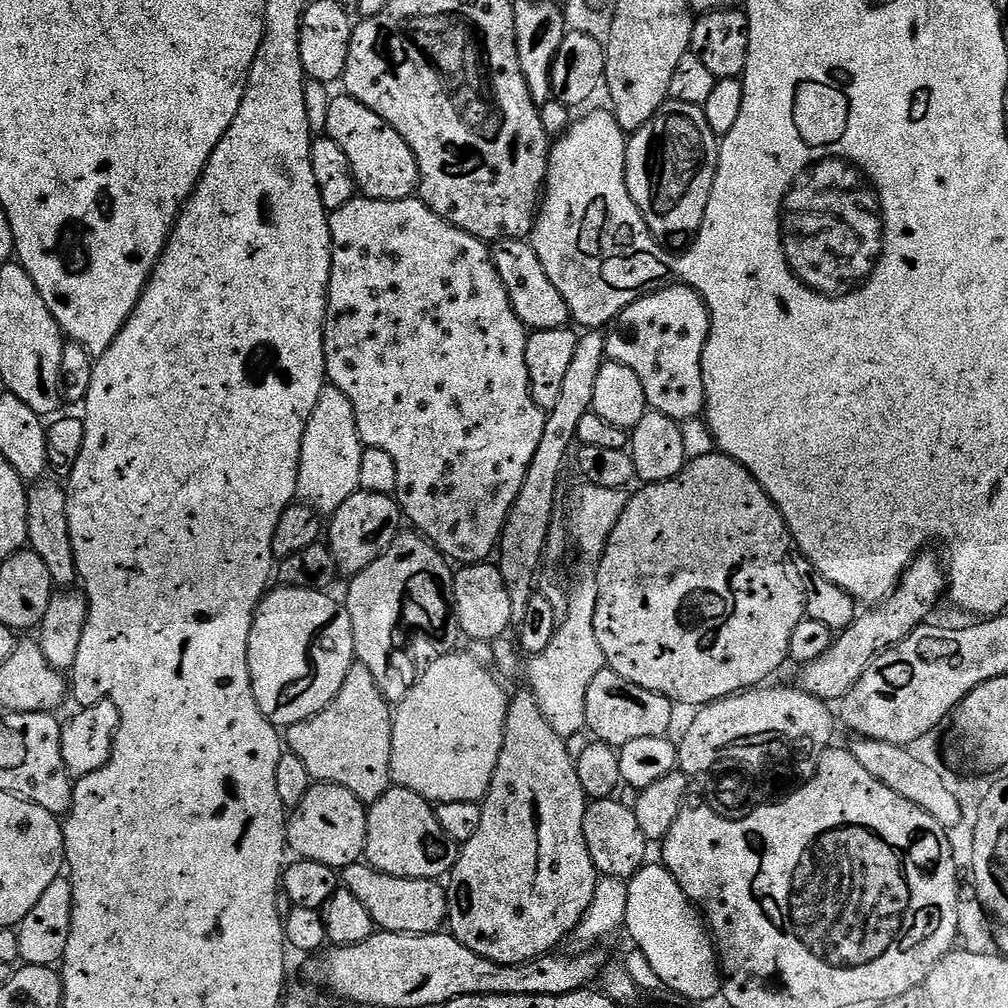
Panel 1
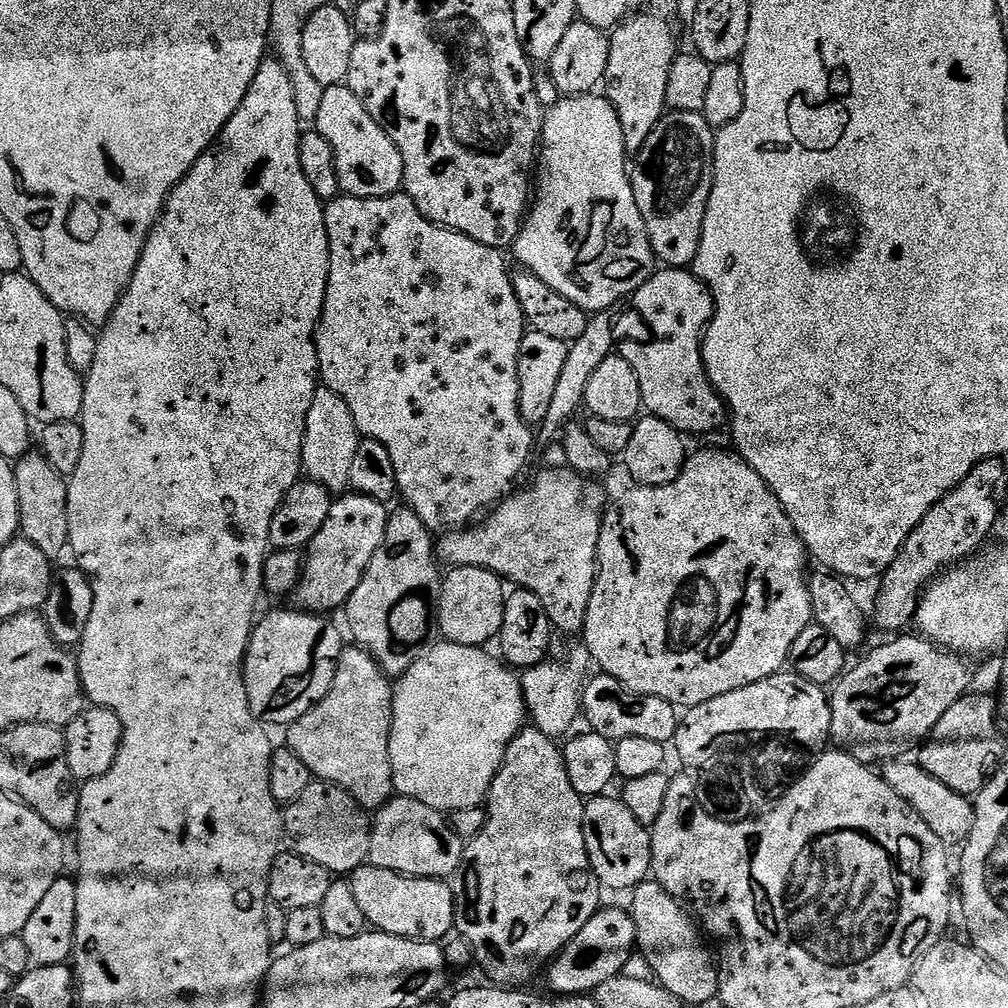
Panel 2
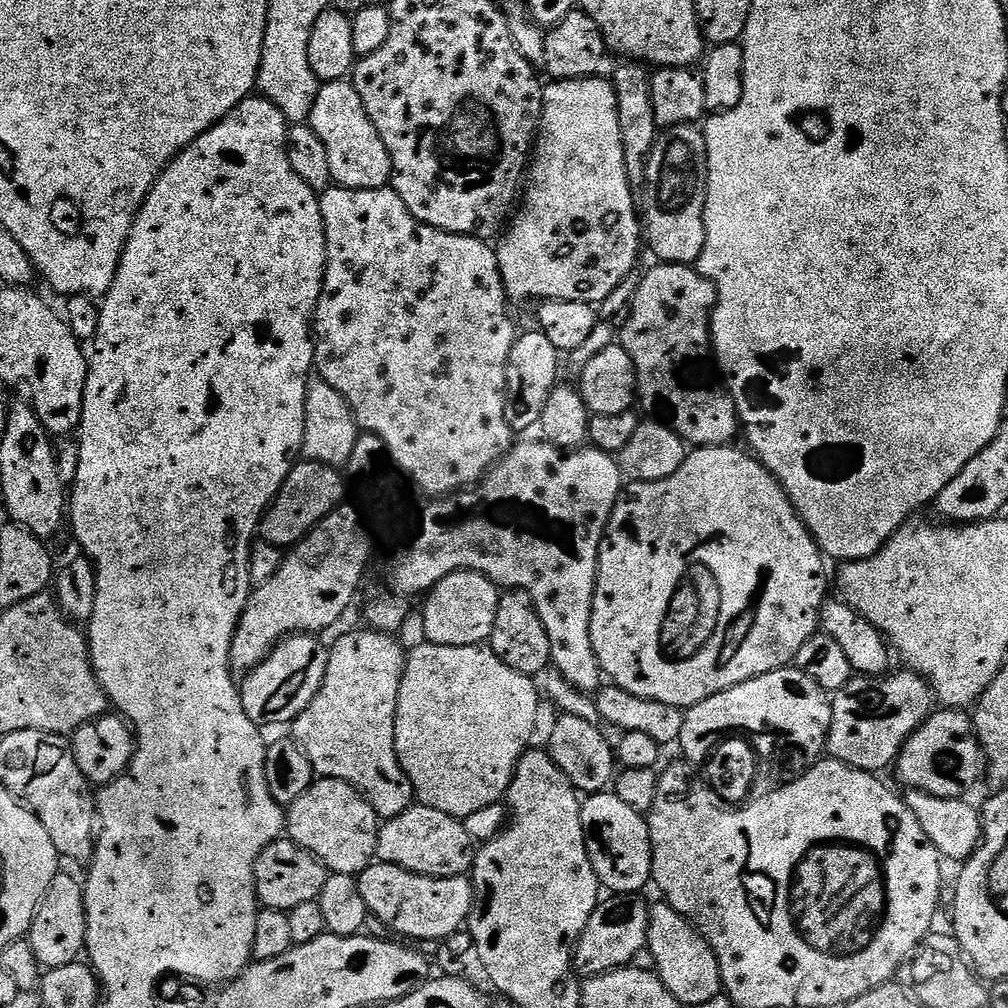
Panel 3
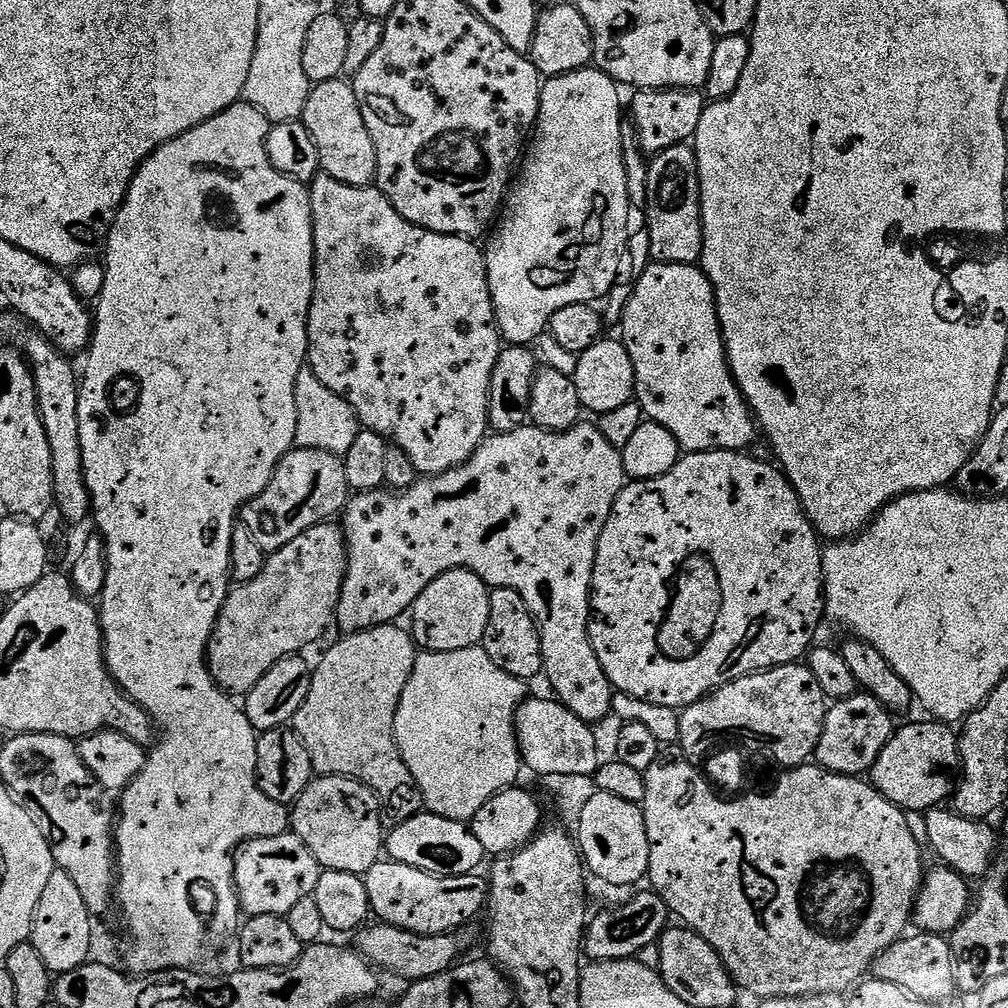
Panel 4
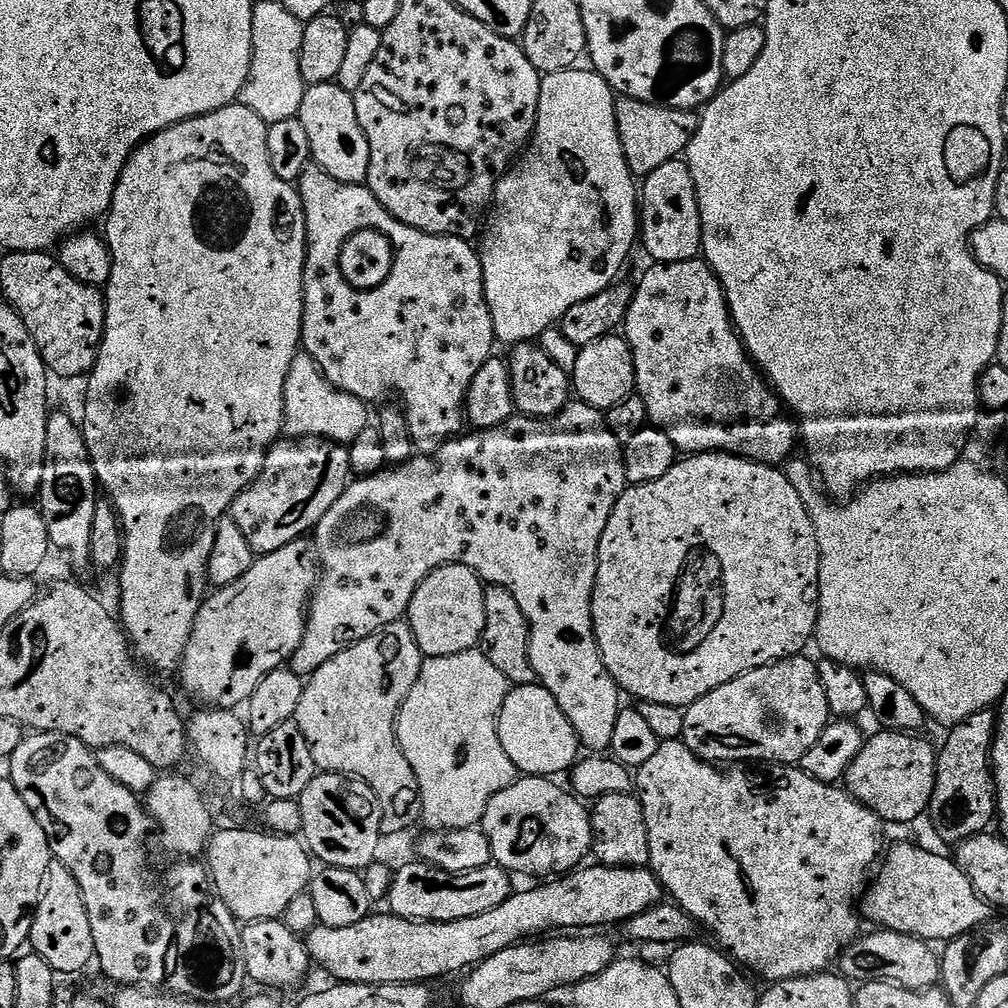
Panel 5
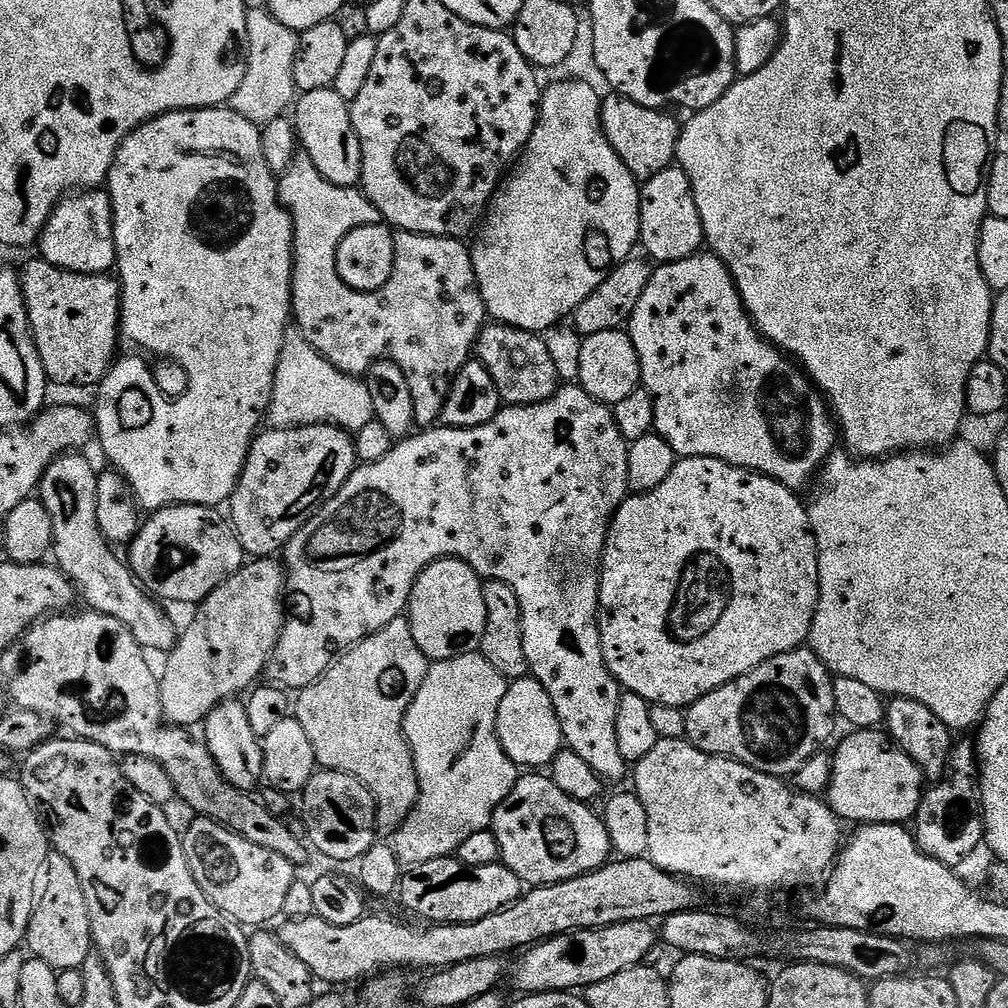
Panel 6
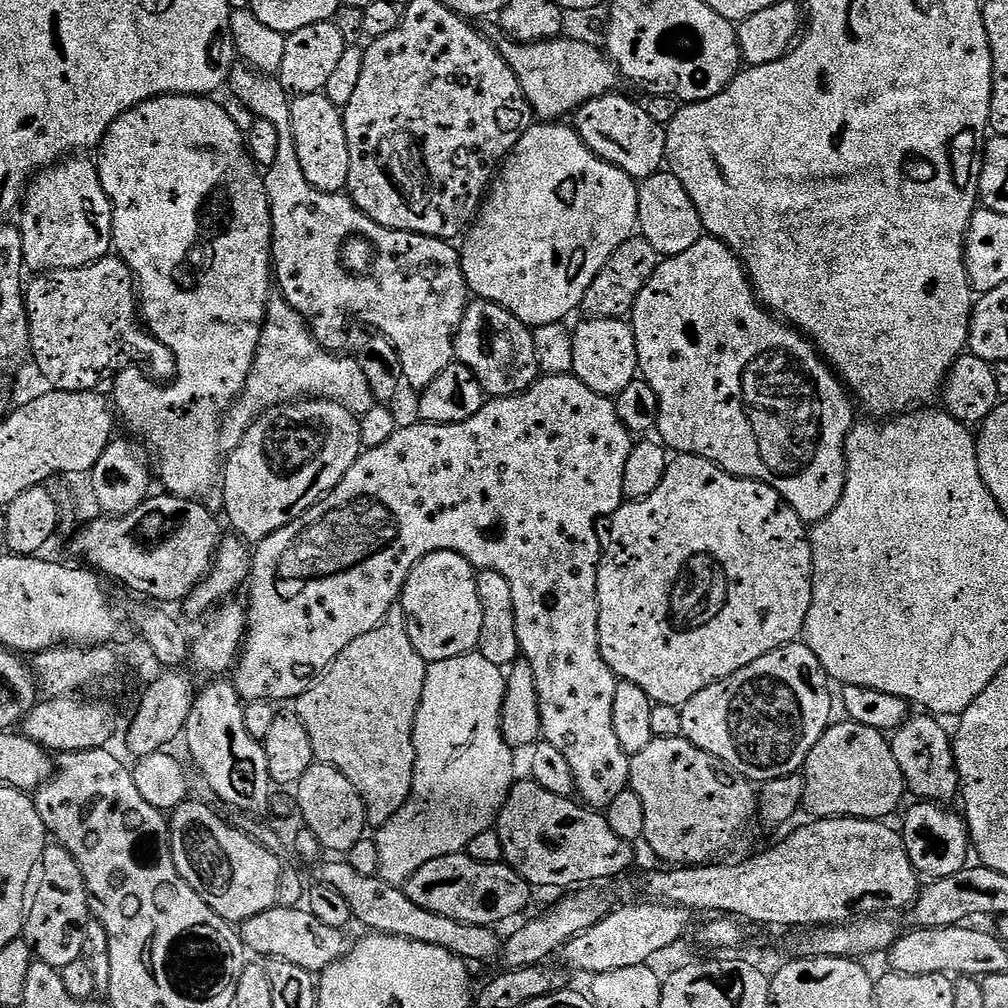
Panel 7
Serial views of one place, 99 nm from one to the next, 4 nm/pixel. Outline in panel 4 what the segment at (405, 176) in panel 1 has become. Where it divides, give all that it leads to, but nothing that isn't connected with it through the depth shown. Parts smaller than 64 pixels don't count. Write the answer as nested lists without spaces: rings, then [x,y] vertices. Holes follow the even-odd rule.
[[[344,78],[315,85],[304,107],[303,122],[318,146],[318,158],[323,172],[346,182],[350,186],[367,188],[375,181],[378,154],[374,150],[374,138],[366,130],[358,98],[351,83]]]

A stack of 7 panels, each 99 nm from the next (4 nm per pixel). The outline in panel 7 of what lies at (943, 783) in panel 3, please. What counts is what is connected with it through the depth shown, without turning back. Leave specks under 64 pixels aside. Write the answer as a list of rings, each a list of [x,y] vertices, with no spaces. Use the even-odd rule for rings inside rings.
[[[844,718],[841,721],[841,724],[829,724],[806,758],[802,769],[803,811],[808,811],[812,818],[853,816],[859,820],[879,821],[888,818],[891,812],[899,813],[906,789],[889,737],[853,720]]]

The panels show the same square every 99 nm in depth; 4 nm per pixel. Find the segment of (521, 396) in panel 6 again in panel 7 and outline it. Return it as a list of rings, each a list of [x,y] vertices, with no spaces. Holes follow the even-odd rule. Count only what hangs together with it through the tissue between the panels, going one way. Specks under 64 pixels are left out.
[[[473,299],[456,331],[456,360],[474,370],[474,378],[482,382],[489,397],[516,396],[534,386],[542,375],[532,334],[533,329],[510,310],[489,300]]]

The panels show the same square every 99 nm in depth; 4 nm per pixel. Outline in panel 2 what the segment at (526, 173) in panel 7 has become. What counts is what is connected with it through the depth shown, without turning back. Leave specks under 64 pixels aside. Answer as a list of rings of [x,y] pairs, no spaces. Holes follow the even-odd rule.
[[[589,94],[586,96],[569,96],[557,99],[557,101],[552,109],[549,107],[544,113],[544,132],[540,136],[540,147],[538,149],[538,184],[540,180],[540,189],[537,192],[535,189],[534,203],[529,207],[524,222],[520,225],[520,233],[514,245],[514,253],[516,252],[516,260],[520,263],[517,265],[523,271],[531,272],[539,280],[546,282],[546,286],[550,286],[550,290],[562,294],[562,298],[570,298],[570,302],[574,302],[574,306],[578,306],[583,312],[589,314],[607,312],[615,309],[615,304],[623,296],[631,297],[637,288],[640,288],[651,278],[654,271],[654,257],[650,238],[632,193],[629,161],[624,161],[626,153],[622,142],[622,122],[618,122],[618,114],[614,110],[614,106],[608,101],[608,97],[603,94]]]

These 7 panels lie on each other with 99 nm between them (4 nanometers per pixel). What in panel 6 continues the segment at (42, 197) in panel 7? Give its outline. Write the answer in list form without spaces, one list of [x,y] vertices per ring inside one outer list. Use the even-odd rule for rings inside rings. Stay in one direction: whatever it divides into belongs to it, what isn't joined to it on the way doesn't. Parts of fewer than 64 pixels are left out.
[[[84,190],[79,194],[69,194],[57,204],[50,214],[46,226],[38,241],[39,255],[56,268],[64,268],[67,272],[102,276],[111,273],[116,267],[116,243],[114,242],[114,226],[112,225],[112,199],[104,190]]]

